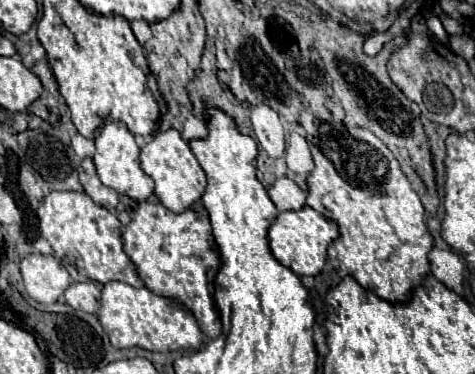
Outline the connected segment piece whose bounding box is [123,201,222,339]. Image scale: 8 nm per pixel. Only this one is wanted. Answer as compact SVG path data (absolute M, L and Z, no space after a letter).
M143 201L131 223L123 229L123 249L135 263L147 289L183 303L209 339L221 335L221 319L213 301L213 275L219 269L219 251L211 235L209 219L199 217L193 209L173 213L161 203Z

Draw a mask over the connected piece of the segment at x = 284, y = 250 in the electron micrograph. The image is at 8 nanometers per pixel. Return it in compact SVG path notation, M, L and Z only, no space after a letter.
M303 207L299 211L283 211L277 215L275 223L269 227L269 245L273 257L289 267L295 275L317 275L321 273L327 259L327 245L337 237L337 225L317 213L311 207Z

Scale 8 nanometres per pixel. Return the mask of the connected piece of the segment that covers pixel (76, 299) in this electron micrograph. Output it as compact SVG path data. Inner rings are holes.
M91 281L71 283L69 289L65 291L65 301L71 307L79 311L87 311L87 313L97 313L99 299L101 299L101 291Z

